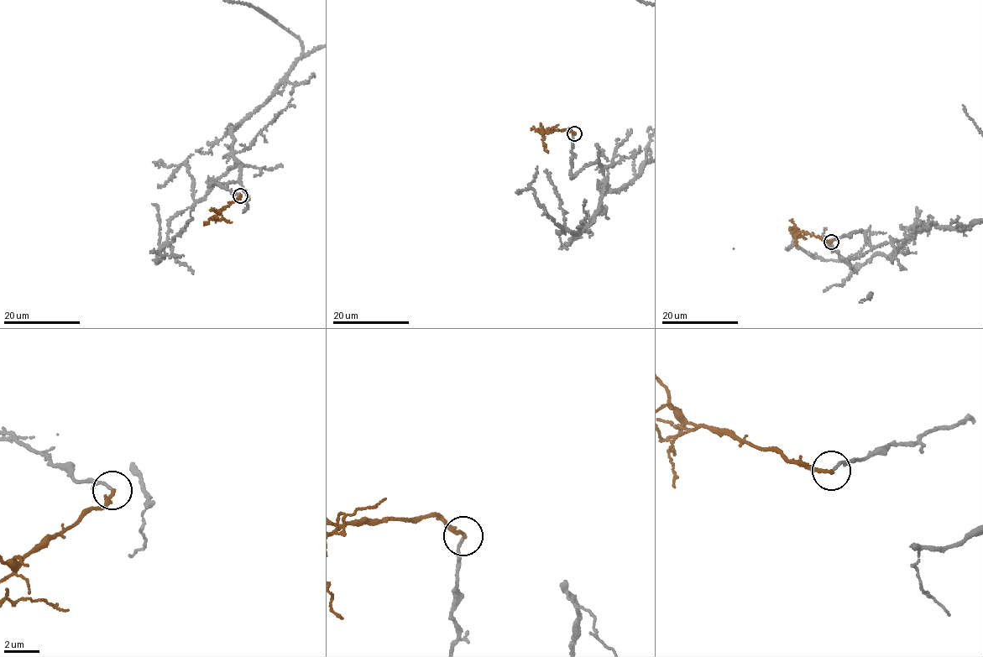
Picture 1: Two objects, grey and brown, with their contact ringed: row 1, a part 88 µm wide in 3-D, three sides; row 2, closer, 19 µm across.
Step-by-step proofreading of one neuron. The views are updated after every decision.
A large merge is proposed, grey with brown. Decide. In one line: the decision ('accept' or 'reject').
accept

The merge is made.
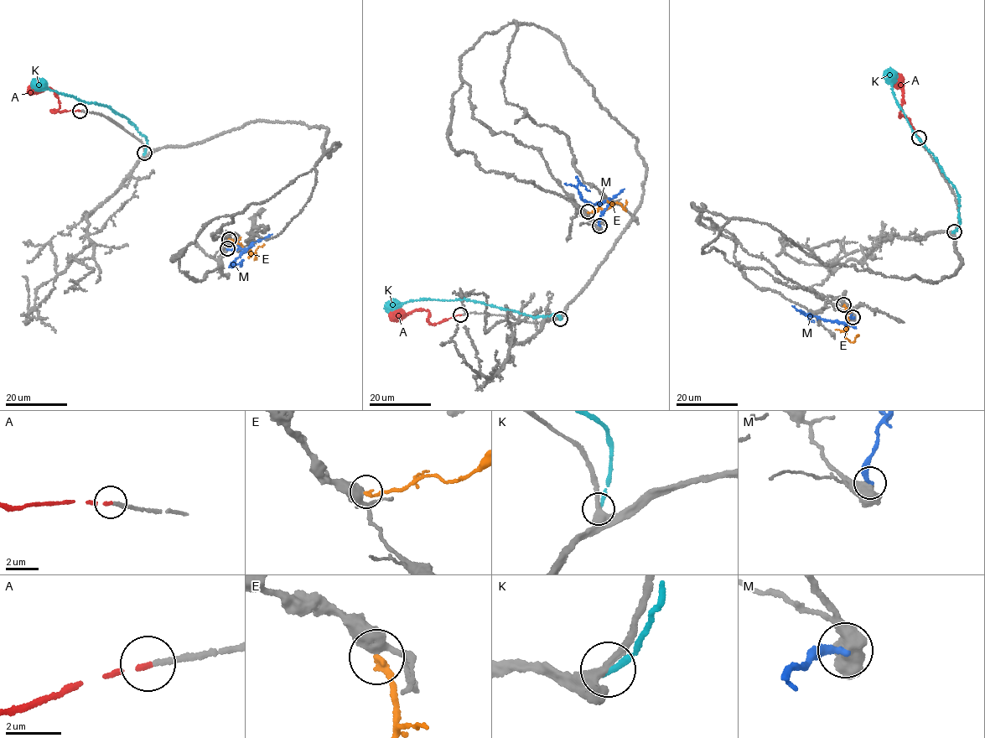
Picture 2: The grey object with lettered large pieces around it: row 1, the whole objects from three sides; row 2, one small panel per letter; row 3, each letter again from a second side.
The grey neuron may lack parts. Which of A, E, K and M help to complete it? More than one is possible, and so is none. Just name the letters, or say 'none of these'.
A

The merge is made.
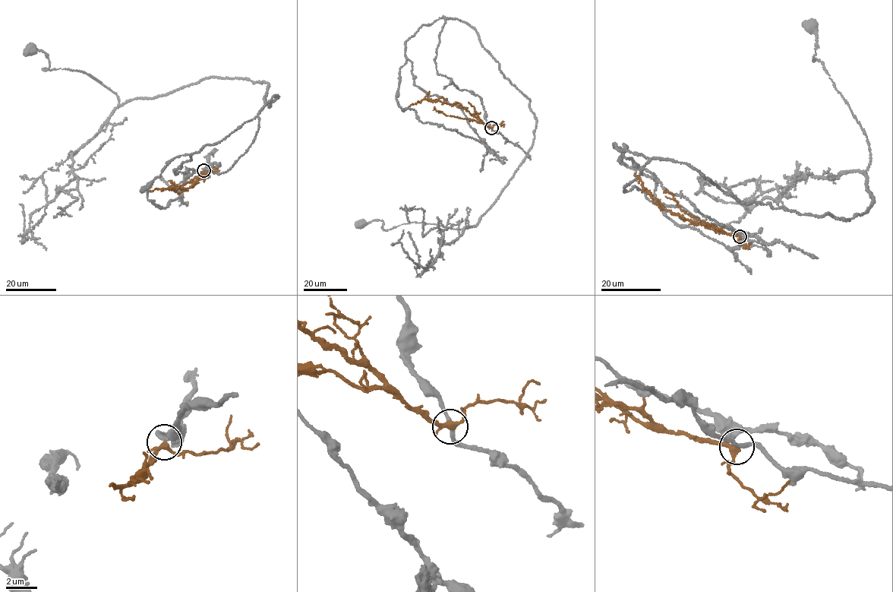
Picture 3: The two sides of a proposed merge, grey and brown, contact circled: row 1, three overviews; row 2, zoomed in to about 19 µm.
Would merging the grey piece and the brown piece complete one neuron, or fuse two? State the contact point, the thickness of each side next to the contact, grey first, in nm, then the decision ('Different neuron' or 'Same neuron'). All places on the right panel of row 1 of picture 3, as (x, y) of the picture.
Place: (739, 236). Thickness 240 nm (grey) against 240 nm. Different neuron

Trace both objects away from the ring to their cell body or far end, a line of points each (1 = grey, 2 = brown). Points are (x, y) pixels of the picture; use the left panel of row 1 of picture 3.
1: (203, 170), (230, 169), (252, 143), (278, 97), (265, 102), (269, 84), (209, 77), (122, 104), (31, 48)
2: (203, 170), (196, 182), (184, 189), (156, 188), (149, 191)

